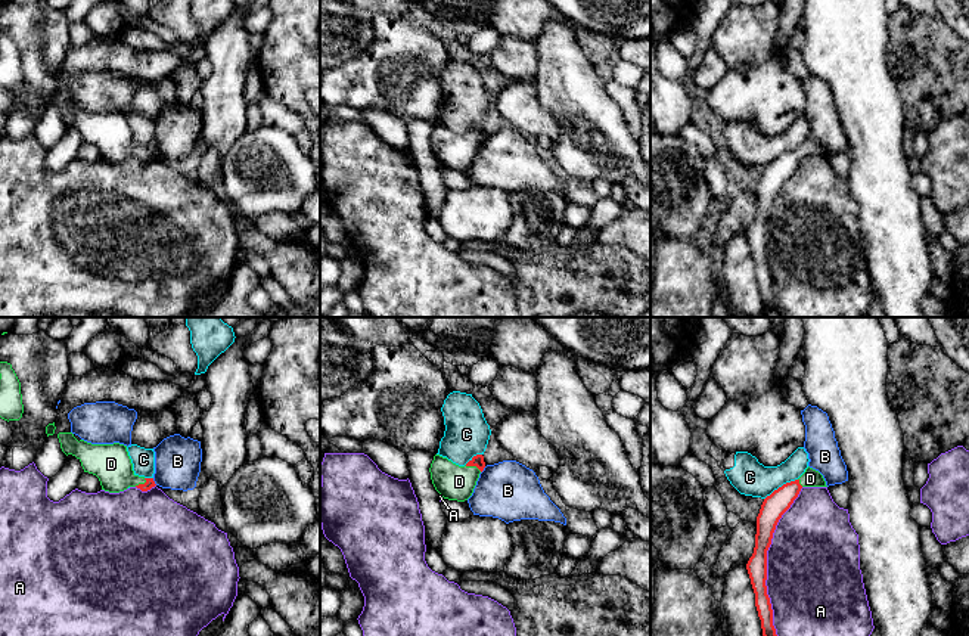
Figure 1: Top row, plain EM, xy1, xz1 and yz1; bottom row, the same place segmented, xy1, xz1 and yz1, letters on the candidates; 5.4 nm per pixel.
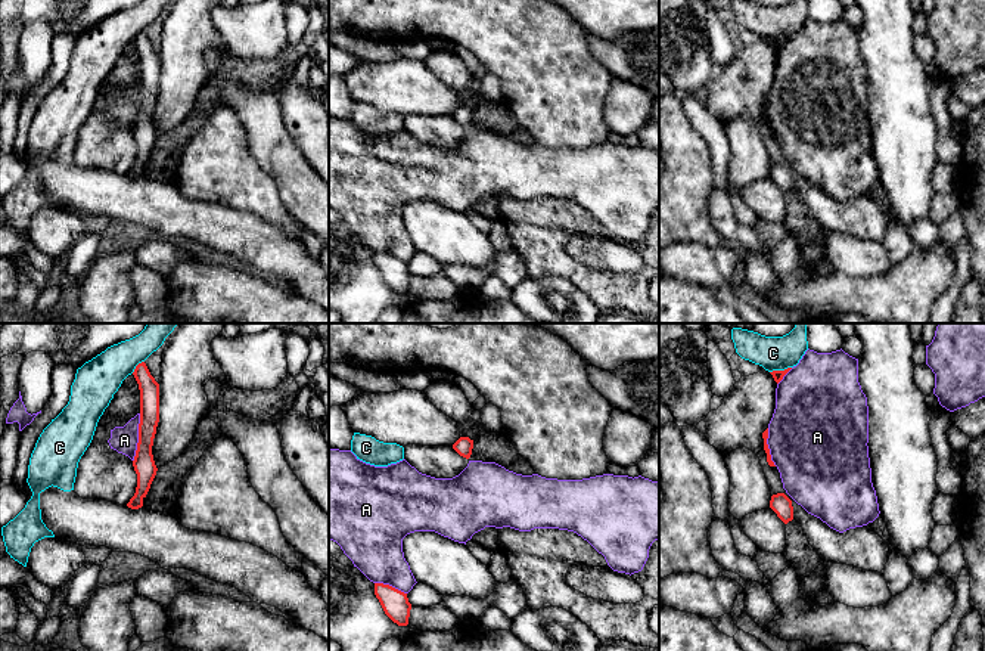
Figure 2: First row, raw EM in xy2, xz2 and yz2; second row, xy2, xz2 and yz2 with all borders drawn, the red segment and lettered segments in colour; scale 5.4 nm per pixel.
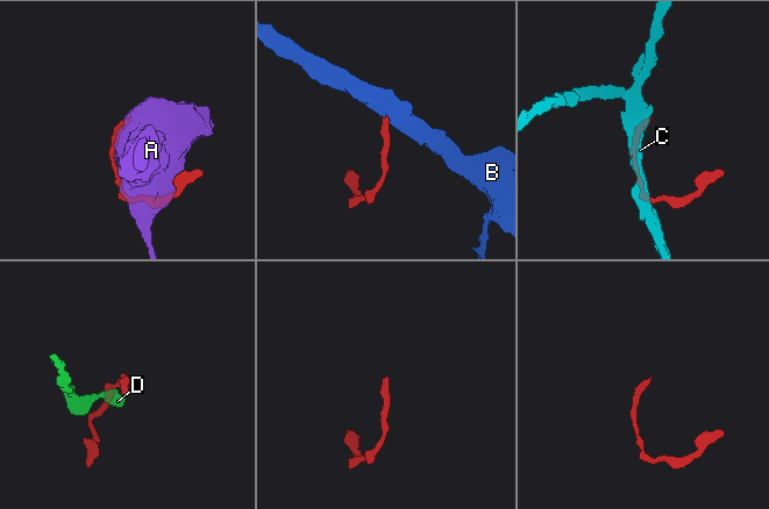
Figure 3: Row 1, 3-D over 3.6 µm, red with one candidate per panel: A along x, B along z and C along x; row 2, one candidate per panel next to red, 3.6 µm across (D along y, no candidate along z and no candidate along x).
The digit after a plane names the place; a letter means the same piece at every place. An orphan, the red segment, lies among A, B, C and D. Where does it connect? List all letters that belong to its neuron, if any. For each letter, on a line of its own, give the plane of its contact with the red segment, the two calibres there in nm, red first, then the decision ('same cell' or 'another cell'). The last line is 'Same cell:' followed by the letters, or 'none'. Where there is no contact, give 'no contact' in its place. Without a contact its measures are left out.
A: meets red in yz1; 120 nm thick on the red side, 500 nm on the other; another cell
B: meets red in xy1; 50 nm thick on the red side, 260 nm on the other; another cell
C: meets red in yz1; 130 nm thick on the red side, 200 nm on the other; another cell
D: meets red in xz1; 70 nm thick on the red side, 190 nm on the other; same cell
Same cell: D

